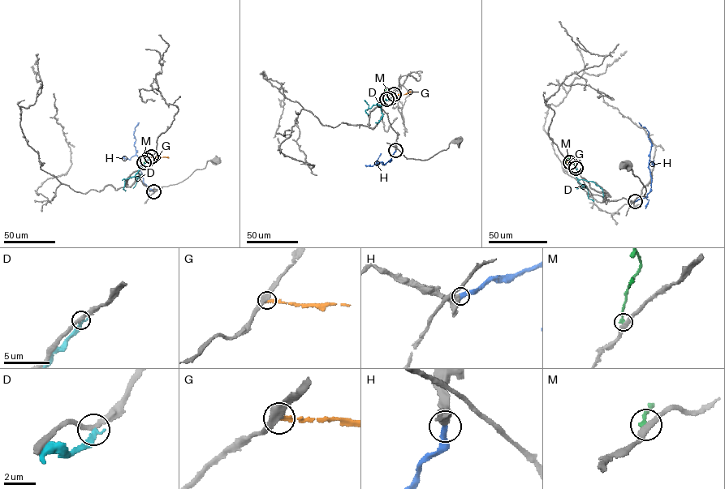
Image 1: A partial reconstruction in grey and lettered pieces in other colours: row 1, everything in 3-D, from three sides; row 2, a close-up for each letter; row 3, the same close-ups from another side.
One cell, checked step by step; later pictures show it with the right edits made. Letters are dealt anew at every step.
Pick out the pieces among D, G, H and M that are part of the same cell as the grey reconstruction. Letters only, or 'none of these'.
H

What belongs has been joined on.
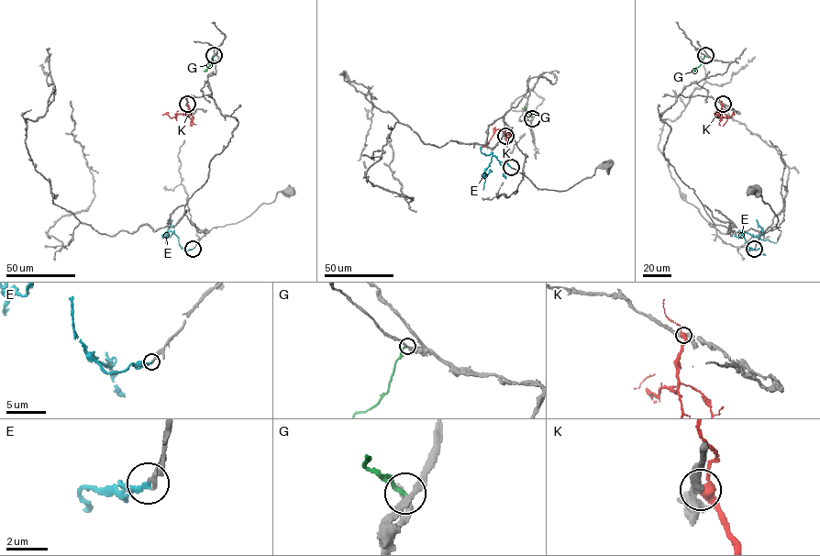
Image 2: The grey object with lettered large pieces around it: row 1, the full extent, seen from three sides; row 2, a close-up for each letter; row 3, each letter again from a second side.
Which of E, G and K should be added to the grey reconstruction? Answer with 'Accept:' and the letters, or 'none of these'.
Accept: E

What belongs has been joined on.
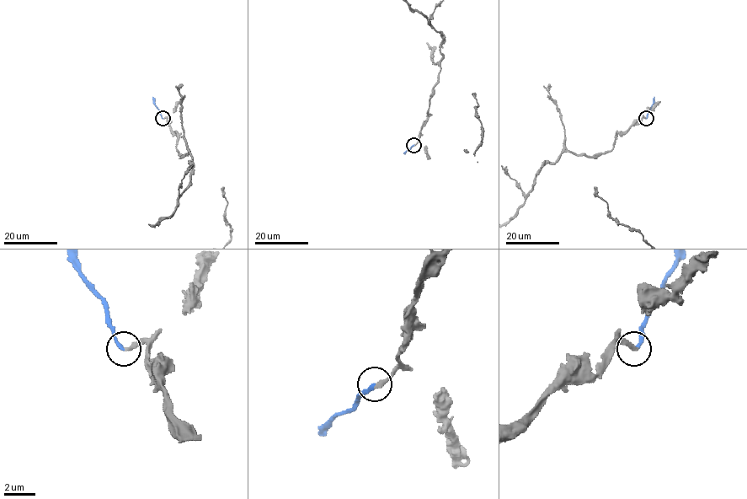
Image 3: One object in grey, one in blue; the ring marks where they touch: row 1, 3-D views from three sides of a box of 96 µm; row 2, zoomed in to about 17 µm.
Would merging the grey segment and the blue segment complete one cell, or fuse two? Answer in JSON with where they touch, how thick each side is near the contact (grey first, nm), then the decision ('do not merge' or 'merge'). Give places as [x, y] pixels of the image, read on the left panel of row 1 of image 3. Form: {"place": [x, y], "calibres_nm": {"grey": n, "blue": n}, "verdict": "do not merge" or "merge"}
{"place": [162, 118], "calibres_nm": {"grey": 260, "blue": 200}, "verdict": "merge"}

